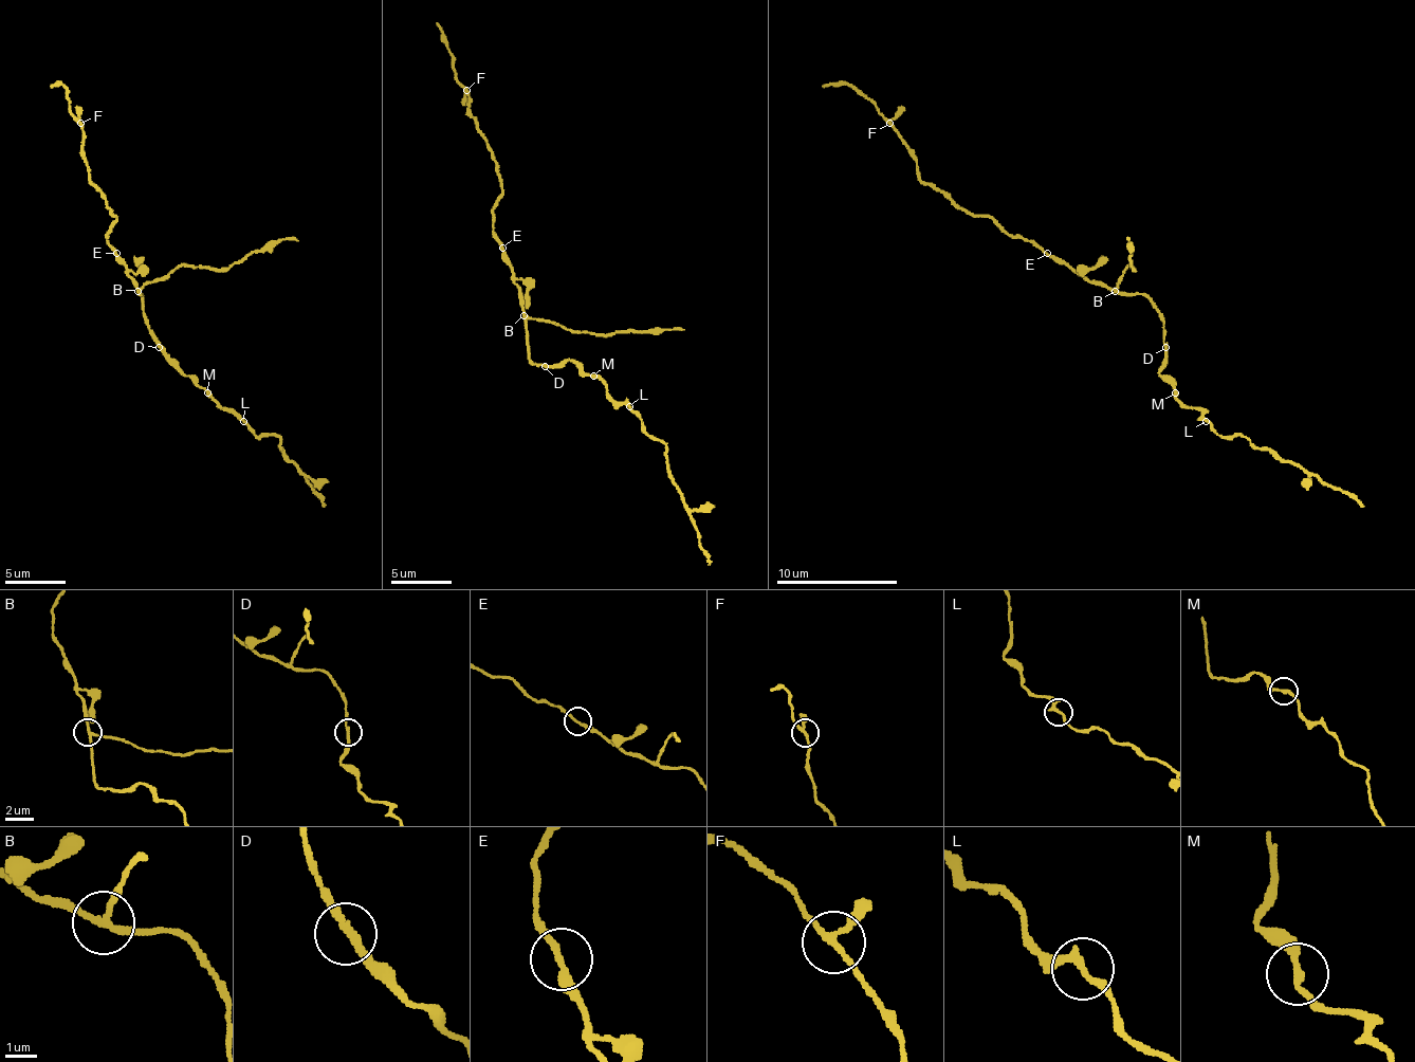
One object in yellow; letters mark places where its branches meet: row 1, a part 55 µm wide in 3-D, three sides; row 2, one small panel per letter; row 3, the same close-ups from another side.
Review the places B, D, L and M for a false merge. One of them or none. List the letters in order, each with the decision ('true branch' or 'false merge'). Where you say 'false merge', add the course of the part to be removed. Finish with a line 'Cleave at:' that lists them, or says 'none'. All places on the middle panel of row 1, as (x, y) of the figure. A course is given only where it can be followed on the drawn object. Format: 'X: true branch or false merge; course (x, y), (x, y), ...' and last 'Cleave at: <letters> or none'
B: false merge; course (524, 315), (520, 291), (494, 230), (494, 212), (502, 190), (494, 157), (470, 114), (470, 90), (436, 23)
D: true branch
L: true branch
M: true branch
Cleave at: B

